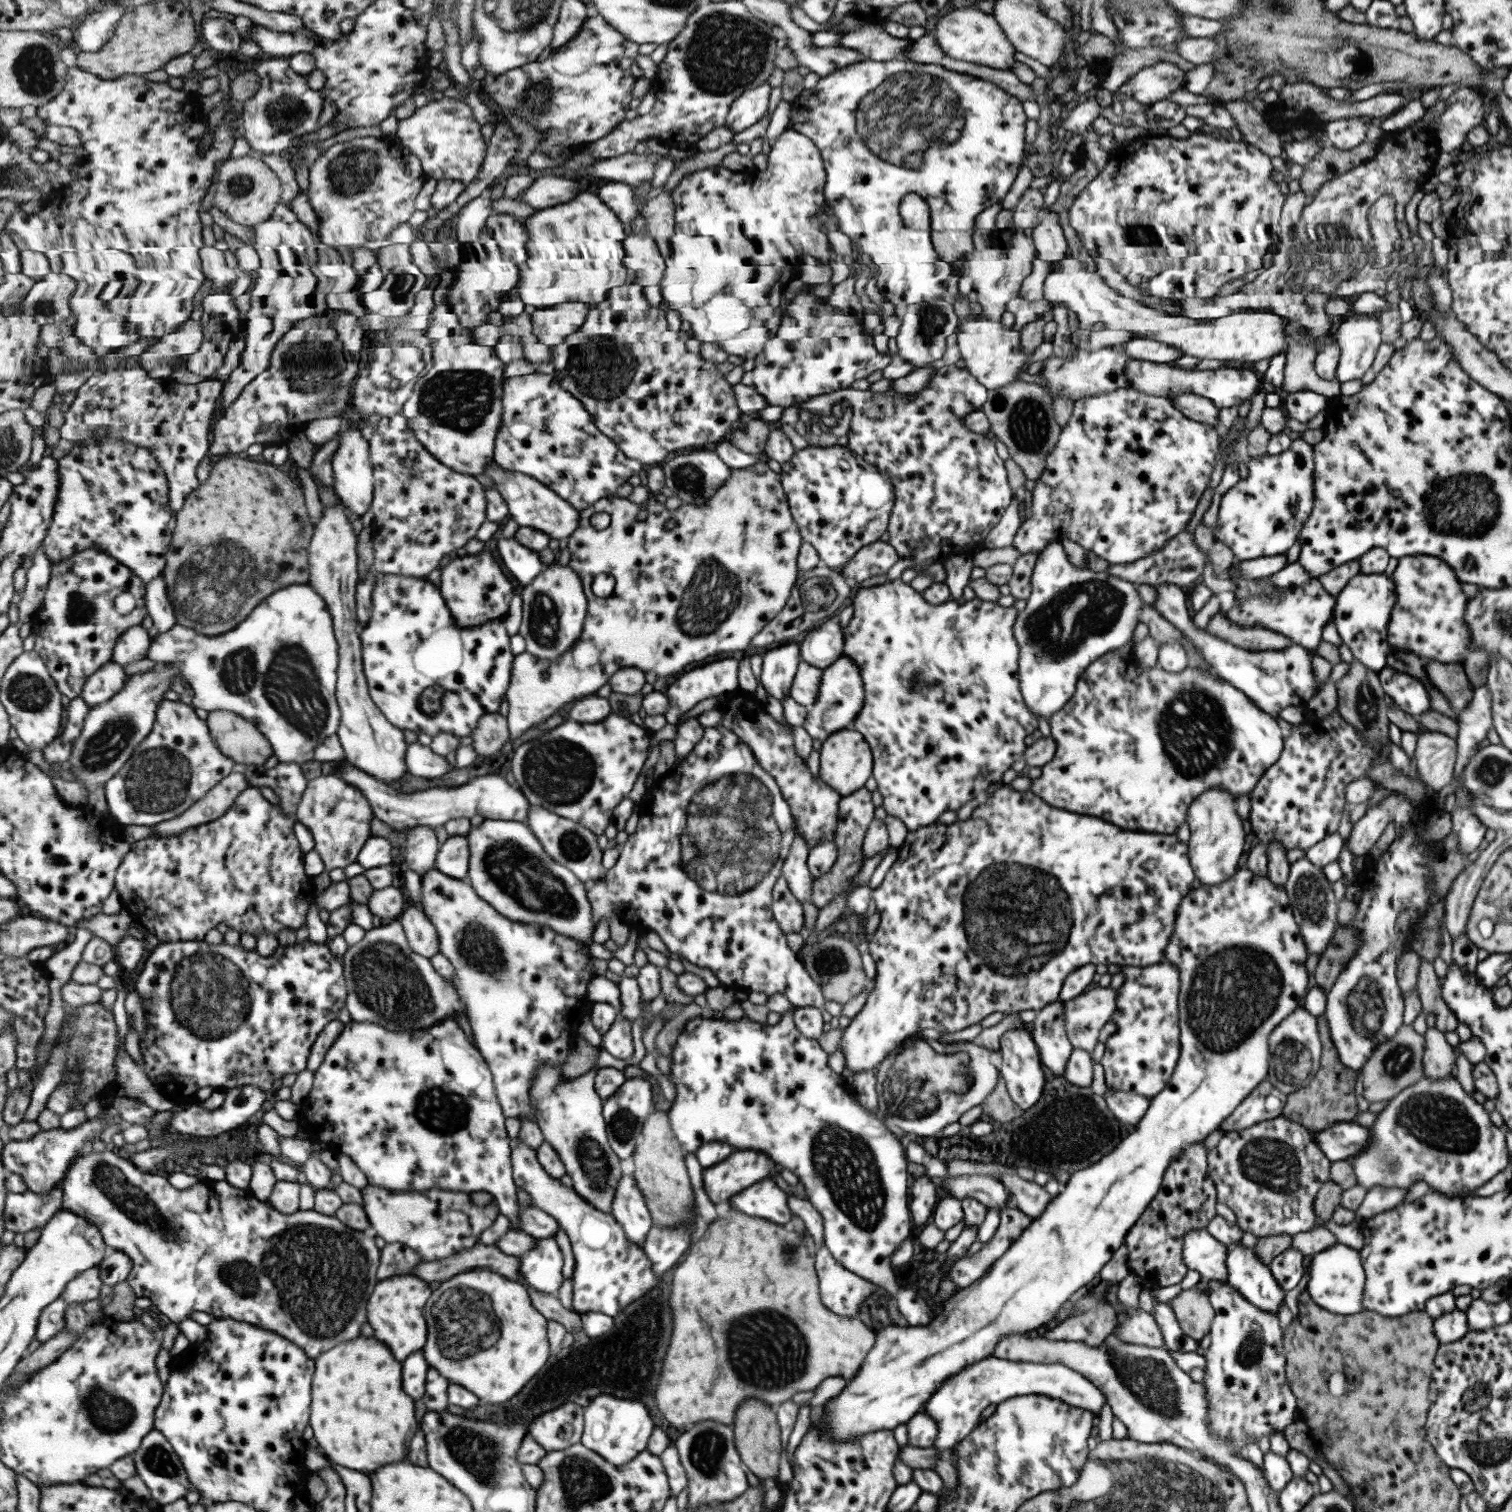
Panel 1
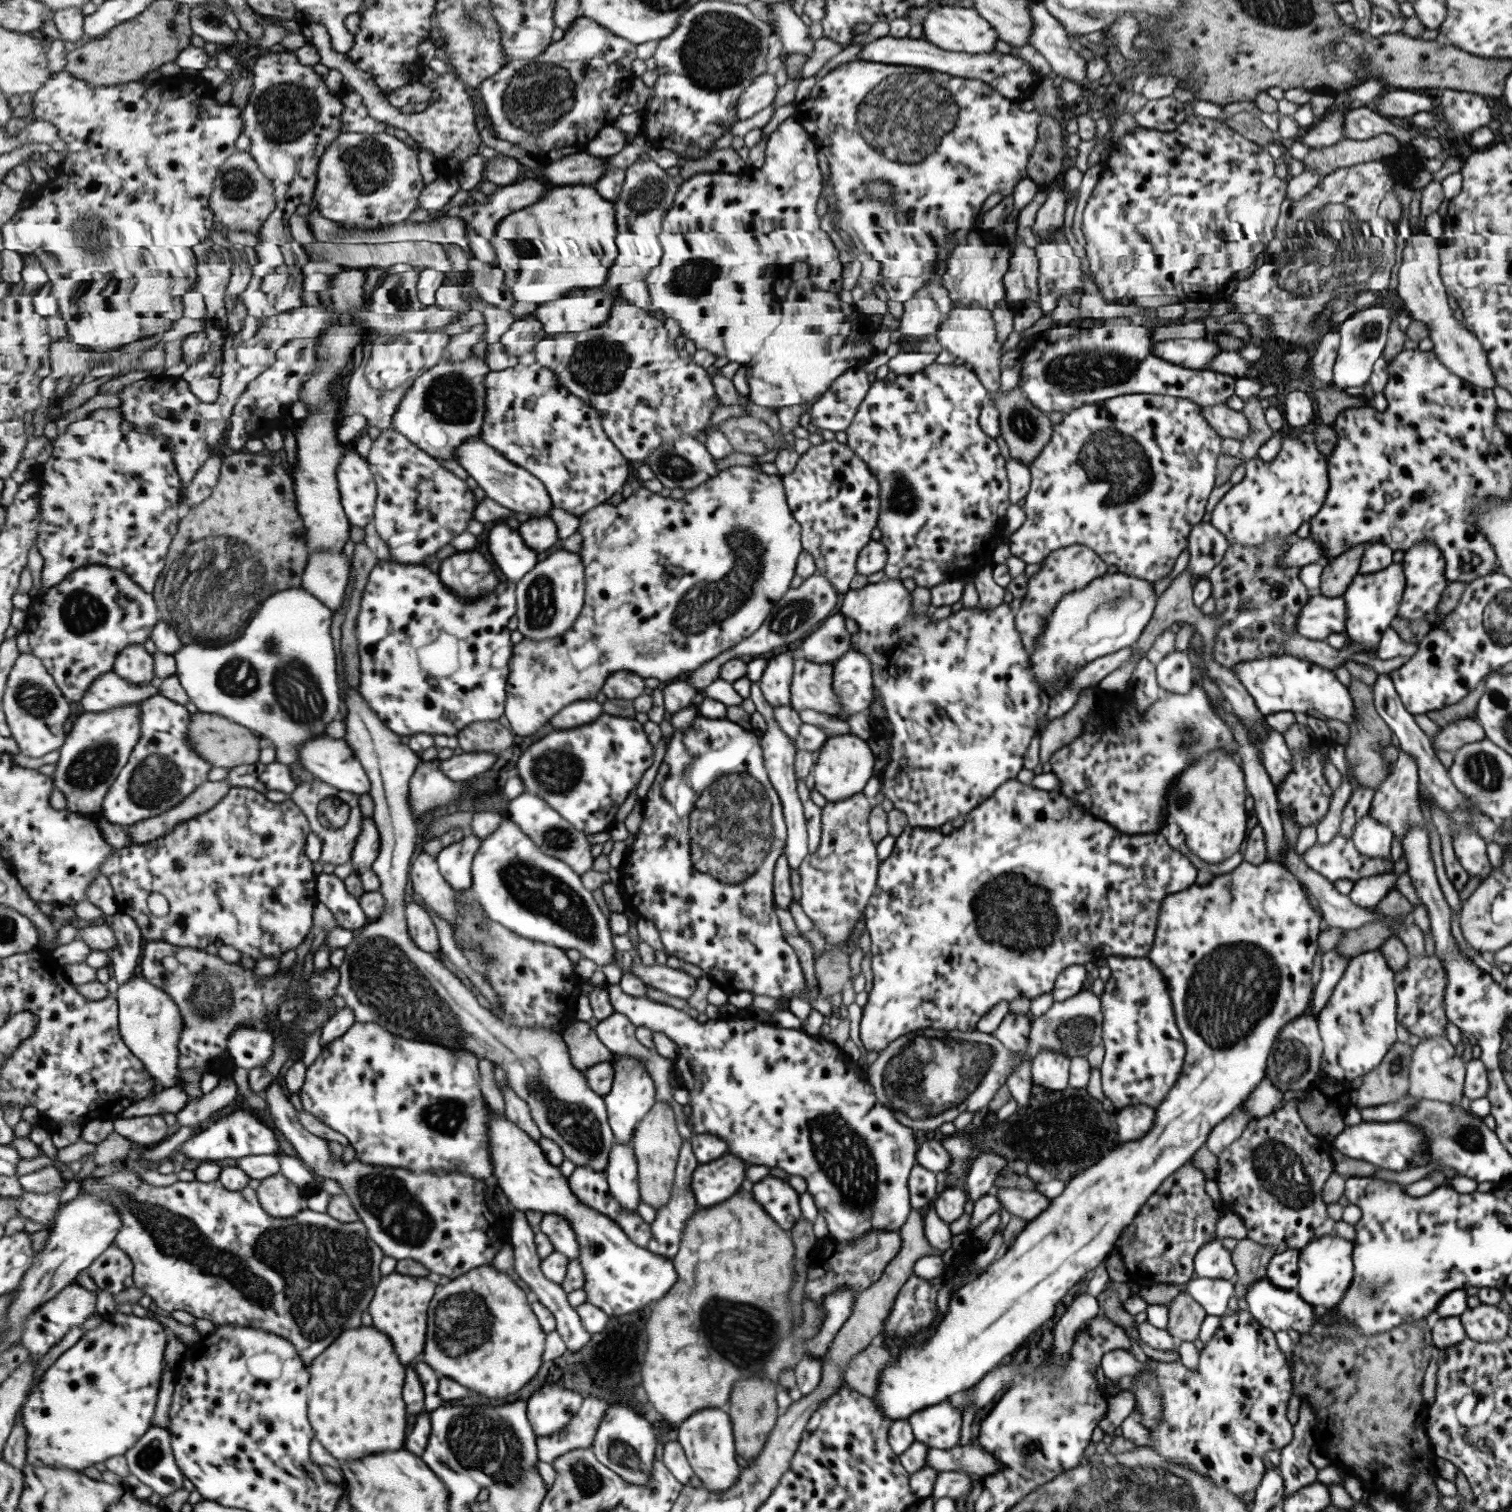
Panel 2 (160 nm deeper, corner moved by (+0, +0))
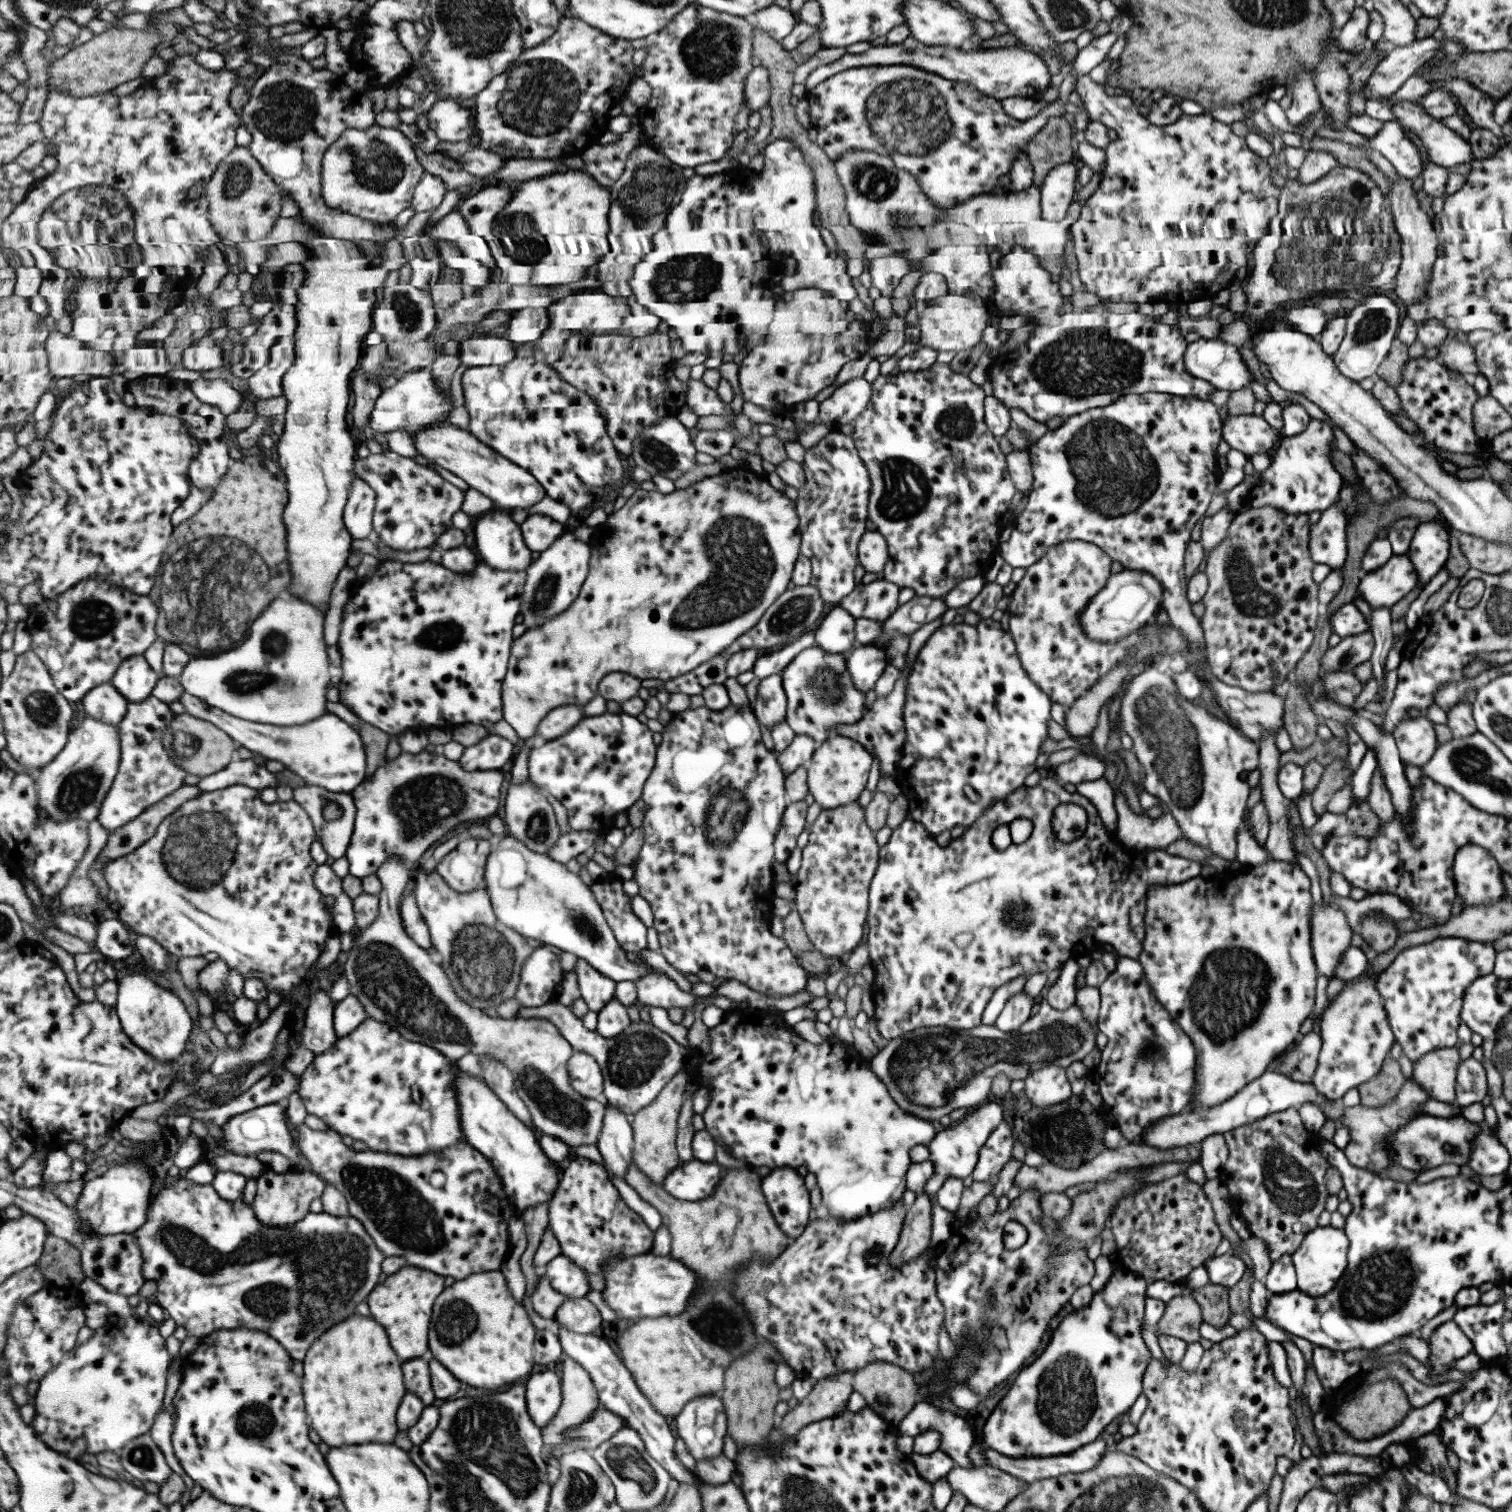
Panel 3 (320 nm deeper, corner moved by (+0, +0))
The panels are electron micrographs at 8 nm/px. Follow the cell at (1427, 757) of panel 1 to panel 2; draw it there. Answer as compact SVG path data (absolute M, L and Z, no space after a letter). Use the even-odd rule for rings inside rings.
M1462 717L1449 722L1438 730L1438 734L1430 740L1433 750L1454 753L1465 744L1483 740L1485 734L1481 725L1473 718Z

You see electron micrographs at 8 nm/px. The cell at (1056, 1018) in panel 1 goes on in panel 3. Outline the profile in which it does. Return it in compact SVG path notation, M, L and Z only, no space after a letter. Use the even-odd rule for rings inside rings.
M1057 1065L1031 1070L1023 1082L1022 1091L1037 1108L1059 1104L1072 1095L1064 1068Z

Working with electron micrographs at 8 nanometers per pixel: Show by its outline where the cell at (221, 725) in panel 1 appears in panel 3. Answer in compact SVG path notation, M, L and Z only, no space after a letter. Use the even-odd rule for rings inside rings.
M187 712L177 715L164 740L168 750L173 748L173 736L177 730L191 732L201 738L201 750L191 760L178 762L181 769L185 769L189 775L205 777L219 773L231 764L231 758L237 759L236 741L212 721L191 716Z

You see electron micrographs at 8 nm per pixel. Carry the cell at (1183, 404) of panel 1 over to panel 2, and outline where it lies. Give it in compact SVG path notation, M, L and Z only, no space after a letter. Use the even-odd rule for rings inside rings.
M1226 405L1199 407L1207 424L1221 438L1232 438L1245 443L1250 439L1250 424L1244 414L1227 408Z

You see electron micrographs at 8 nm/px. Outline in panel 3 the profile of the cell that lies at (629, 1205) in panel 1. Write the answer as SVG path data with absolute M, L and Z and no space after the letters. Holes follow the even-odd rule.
M607 1103L604 1118L604 1130L596 1146L609 1170L621 1177L626 1177L634 1161L634 1128L631 1118L618 1106Z

